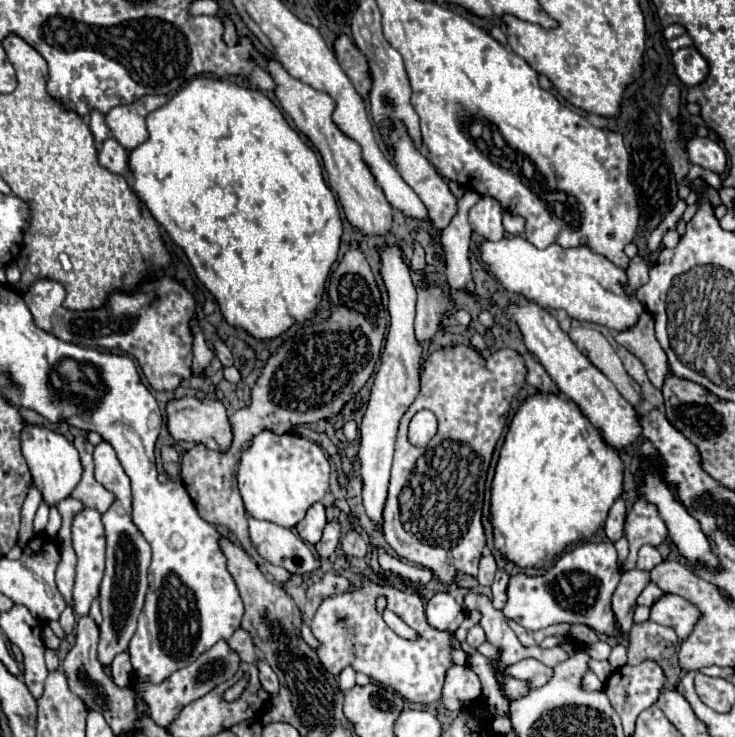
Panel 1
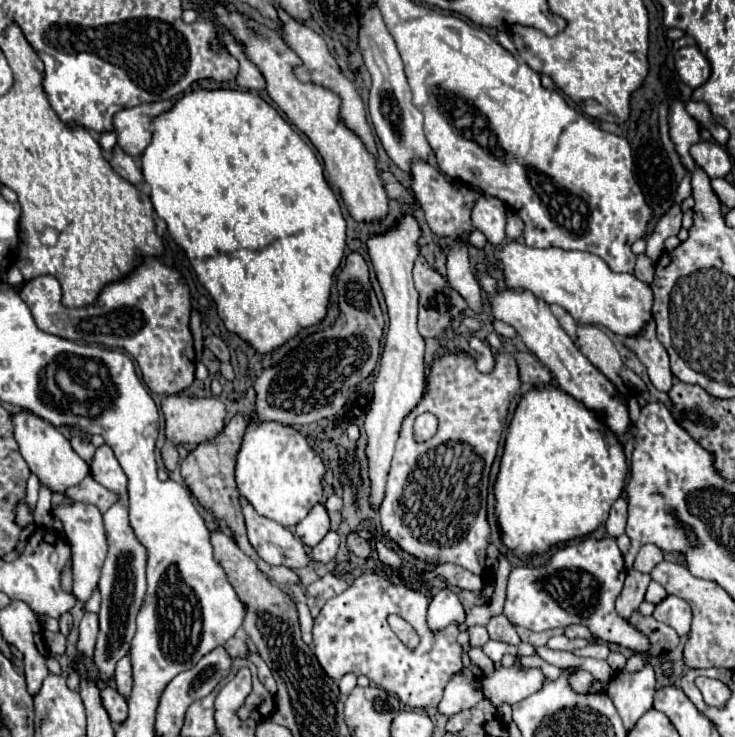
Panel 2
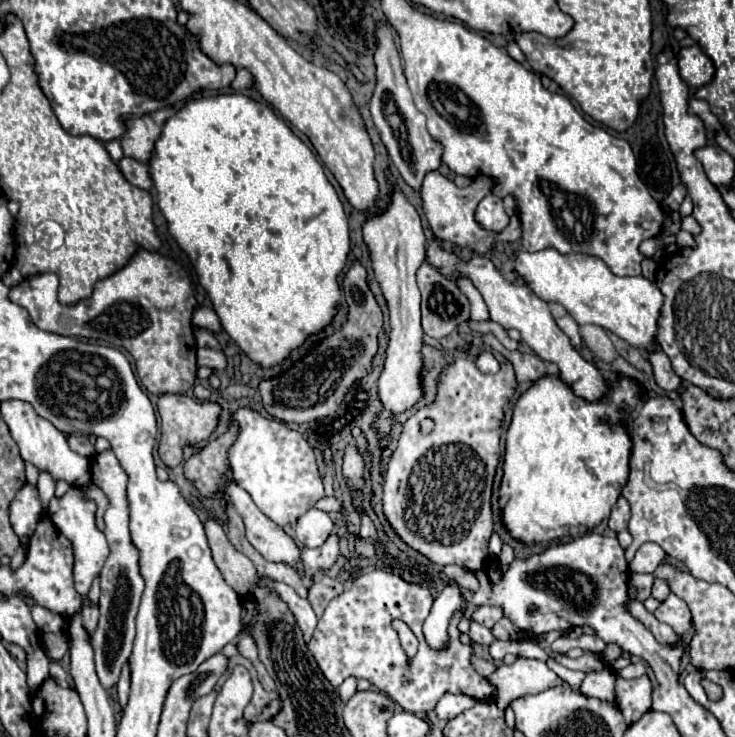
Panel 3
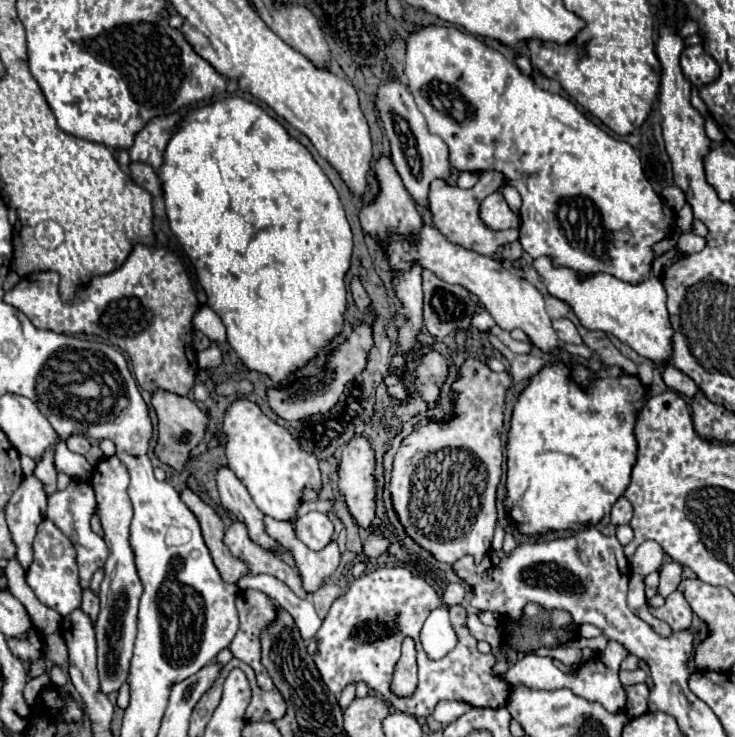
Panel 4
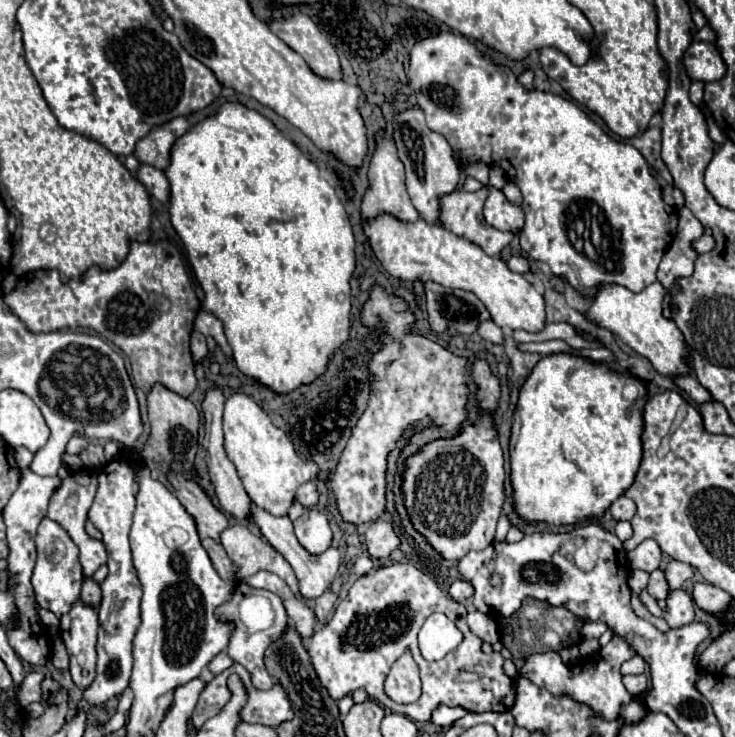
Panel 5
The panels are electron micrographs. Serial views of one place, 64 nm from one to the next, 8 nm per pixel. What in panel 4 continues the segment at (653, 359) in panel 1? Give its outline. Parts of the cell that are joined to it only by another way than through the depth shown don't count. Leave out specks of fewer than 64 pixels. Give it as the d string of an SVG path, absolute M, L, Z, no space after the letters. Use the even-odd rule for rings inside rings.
M662 364L662 380L664 380L664 384L670 388L670 390L674 390L674 392L678 392L678 394L684 394L686 398L690 398L690 396L694 396L696 392L698 392L698 388L696 388L696 384L688 378L688 376L684 376L674 364Z

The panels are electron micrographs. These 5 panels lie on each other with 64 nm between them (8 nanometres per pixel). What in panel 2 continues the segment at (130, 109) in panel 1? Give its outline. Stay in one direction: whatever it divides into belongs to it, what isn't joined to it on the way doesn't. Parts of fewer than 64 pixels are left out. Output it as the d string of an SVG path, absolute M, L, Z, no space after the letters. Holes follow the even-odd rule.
M160 100L160 102L144 102L134 108L116 112L112 122L114 122L114 130L118 136L120 148L124 148L124 152L128 152L130 156L138 158L140 152L144 152L144 148L150 144L152 116L166 112L168 108L172 108L172 102Z

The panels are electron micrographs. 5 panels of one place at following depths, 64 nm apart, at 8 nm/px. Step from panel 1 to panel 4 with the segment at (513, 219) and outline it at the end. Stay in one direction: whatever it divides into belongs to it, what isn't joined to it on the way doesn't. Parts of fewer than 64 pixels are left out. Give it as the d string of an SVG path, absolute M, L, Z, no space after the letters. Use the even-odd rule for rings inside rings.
M482 172L478 176L476 186L470 190L462 190L454 184L448 184L446 180L432 180L430 190L428 190L428 210L432 214L434 228L438 228L446 236L446 240L450 240L452 244L464 246L484 256L492 256L500 246L518 240L518 228L508 228L508 230L498 232L498 230L488 228L478 216L480 202L492 192L500 190L502 186L504 186L504 178L500 176L500 172Z

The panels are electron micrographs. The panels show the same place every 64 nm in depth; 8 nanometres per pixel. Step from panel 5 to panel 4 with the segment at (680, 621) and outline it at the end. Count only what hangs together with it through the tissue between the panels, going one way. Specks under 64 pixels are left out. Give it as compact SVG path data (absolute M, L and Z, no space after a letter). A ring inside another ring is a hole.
M678 590L666 598L666 604L662 608L654 608L652 614L670 624L672 630L688 630L692 622L692 608Z

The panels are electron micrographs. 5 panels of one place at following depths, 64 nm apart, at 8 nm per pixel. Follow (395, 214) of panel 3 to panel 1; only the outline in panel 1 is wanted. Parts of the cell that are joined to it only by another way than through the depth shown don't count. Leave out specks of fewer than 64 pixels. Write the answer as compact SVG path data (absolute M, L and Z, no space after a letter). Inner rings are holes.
M398 246L382 250L382 278L388 290L388 312L390 312L390 330L386 336L386 350L382 354L382 366L374 378L370 402L360 424L360 474L362 474L362 504L366 516L382 528L382 510L388 494L388 480L392 468L394 440L398 432L398 422L406 408L416 398L420 390L420 356L422 346L414 338L414 306L416 306L416 288L410 278L410 270L402 260Z

